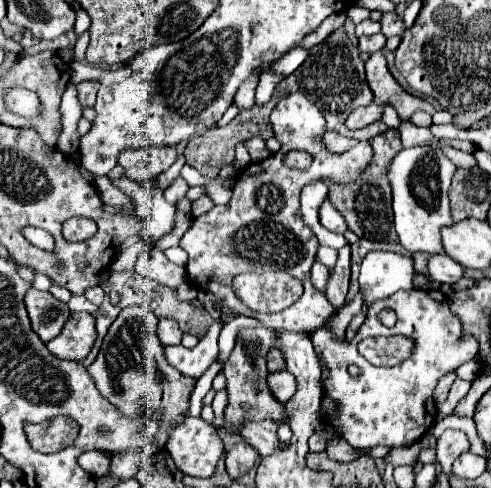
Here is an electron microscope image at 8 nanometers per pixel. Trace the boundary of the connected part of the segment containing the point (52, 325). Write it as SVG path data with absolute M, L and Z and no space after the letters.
M31 288L25 296L25 306L33 324L33 330L39 334L43 342L53 340L69 318L67 304L53 298L51 292L39 292Z

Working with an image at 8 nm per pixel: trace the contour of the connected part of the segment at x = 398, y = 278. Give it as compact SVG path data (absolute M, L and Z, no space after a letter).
M373 250L361 262L359 286L365 292L365 308L377 300L395 294L397 290L413 288L413 258L399 252Z

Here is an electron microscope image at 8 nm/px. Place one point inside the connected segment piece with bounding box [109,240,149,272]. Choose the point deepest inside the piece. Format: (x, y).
(126, 260)

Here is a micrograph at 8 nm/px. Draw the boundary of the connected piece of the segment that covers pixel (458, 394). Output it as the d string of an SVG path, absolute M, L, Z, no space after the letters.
M455 380L453 382L453 386L451 386L451 390L449 390L449 396L447 396L447 400L441 404L441 408L439 408L439 412L443 414L443 416L447 416L449 412L453 412L453 408L457 406L457 402L469 392L469 388L471 388L471 384L465 380Z

